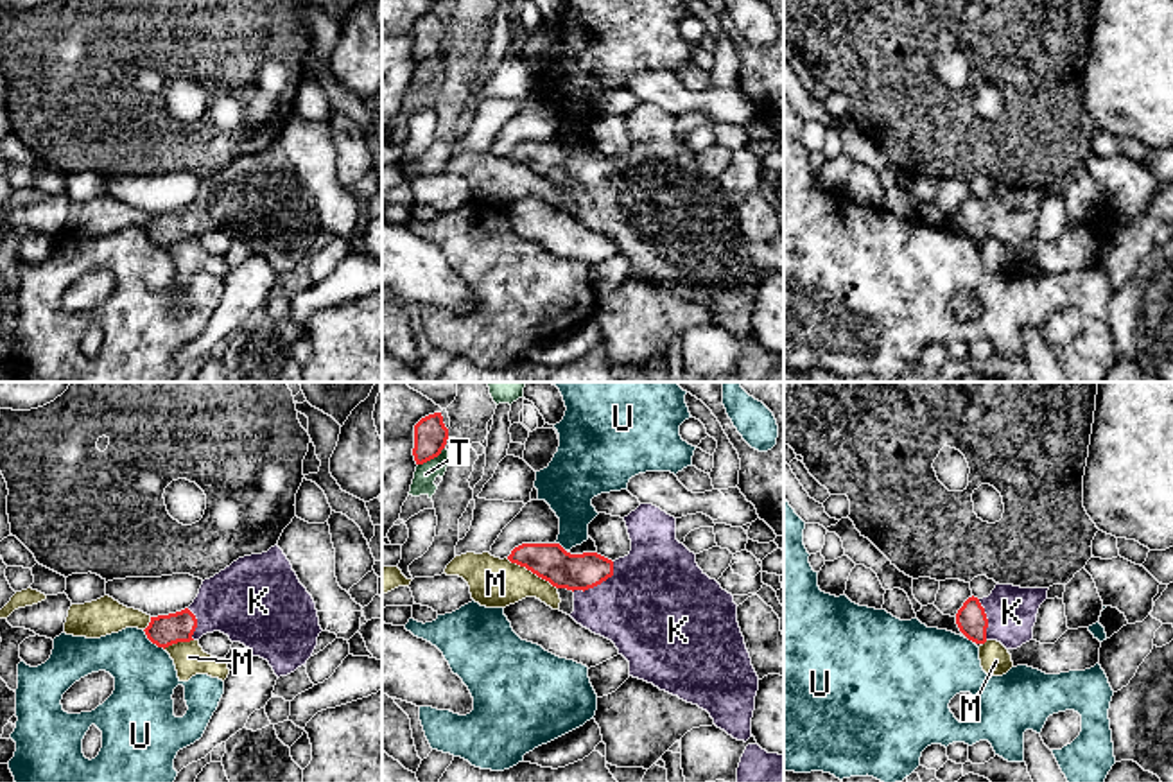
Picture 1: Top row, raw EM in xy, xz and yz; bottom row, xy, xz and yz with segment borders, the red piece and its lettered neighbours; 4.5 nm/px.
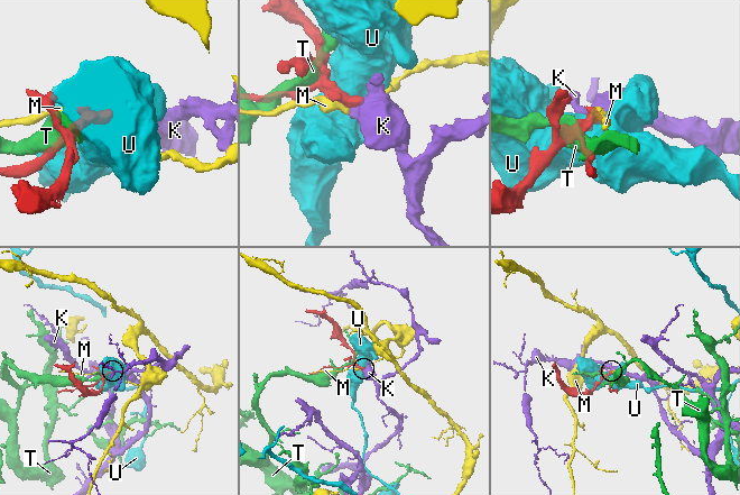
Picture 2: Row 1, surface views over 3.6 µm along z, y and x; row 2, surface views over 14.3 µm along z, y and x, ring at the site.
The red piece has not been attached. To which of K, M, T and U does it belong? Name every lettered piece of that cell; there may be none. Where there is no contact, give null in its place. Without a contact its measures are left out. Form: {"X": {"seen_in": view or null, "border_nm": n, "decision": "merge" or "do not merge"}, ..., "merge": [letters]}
{"K": {"seen_in": "xz", "border_nm": 240, "decision": "merge"}, "M": {"seen_in": "xz", "border_nm": 280, "decision": "do not merge"}, "T": {"seen_in": "xz", "border_nm": 150, "decision": "do not merge"}, "U": {"seen_in": "xy", "border_nm": 140, "decision": "do not merge"}, "merge": ["K"]}

